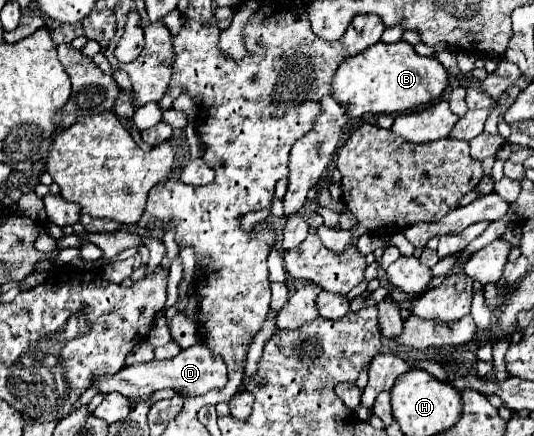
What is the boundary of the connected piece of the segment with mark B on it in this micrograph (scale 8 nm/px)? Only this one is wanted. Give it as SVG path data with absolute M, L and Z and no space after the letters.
M379 41L369 47L369 51L361 51L339 65L333 79L333 99L347 105L347 113L351 117L359 117L363 113L407 113L439 101L447 83L447 71L437 59L419 57L405 41L391 45Z

